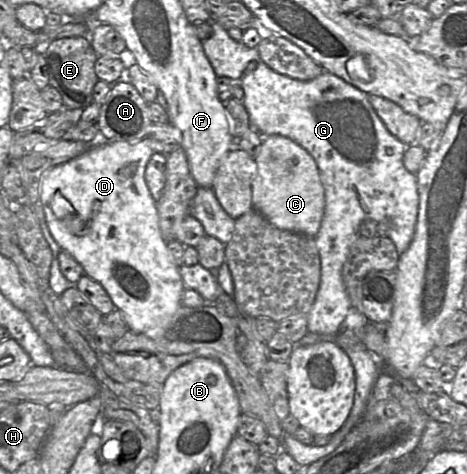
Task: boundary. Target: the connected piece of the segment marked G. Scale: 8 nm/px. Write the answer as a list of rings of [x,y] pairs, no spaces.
[[[210,20],[212,27],[212,34],[209,38],[202,41],[203,51],[208,58],[211,66],[217,77],[228,77],[233,80],[239,80],[239,84],[243,88],[244,97],[242,103],[244,104],[248,114],[251,126],[261,133],[262,136],[269,135],[281,135],[288,137],[298,143],[303,147],[315,160],[318,167],[320,180],[324,188],[324,197],[325,197],[325,209],[324,216],[320,229],[315,236],[315,243],[319,253],[320,259],[320,282],[319,288],[314,300],[314,303],[307,314],[307,326],[308,332],[313,332],[317,334],[322,334],[326,336],[335,337],[342,328],[342,323],[345,321],[345,318],[348,314],[349,309],[351,308],[351,301],[347,294],[345,284],[342,278],[342,270],[345,264],[345,261],[348,257],[350,248],[356,238],[359,236],[359,227],[365,220],[374,220],[376,222],[389,222],[389,235],[388,237],[393,241],[399,255],[403,254],[409,247],[415,232],[415,226],[418,216],[419,208],[419,192],[417,187],[417,177],[416,174],[410,173],[403,164],[404,152],[409,145],[401,142],[394,135],[392,135],[389,130],[386,128],[382,120],[379,118],[374,108],[368,99],[368,94],[360,89],[356,88],[352,84],[347,83],[340,77],[324,71],[320,76],[310,80],[310,81],[300,81],[293,78],[290,78],[286,75],[280,74],[269,66],[267,66],[259,57],[257,48],[250,48],[244,45],[242,42],[235,41],[230,37],[227,30],[223,28],[215,20]]]

